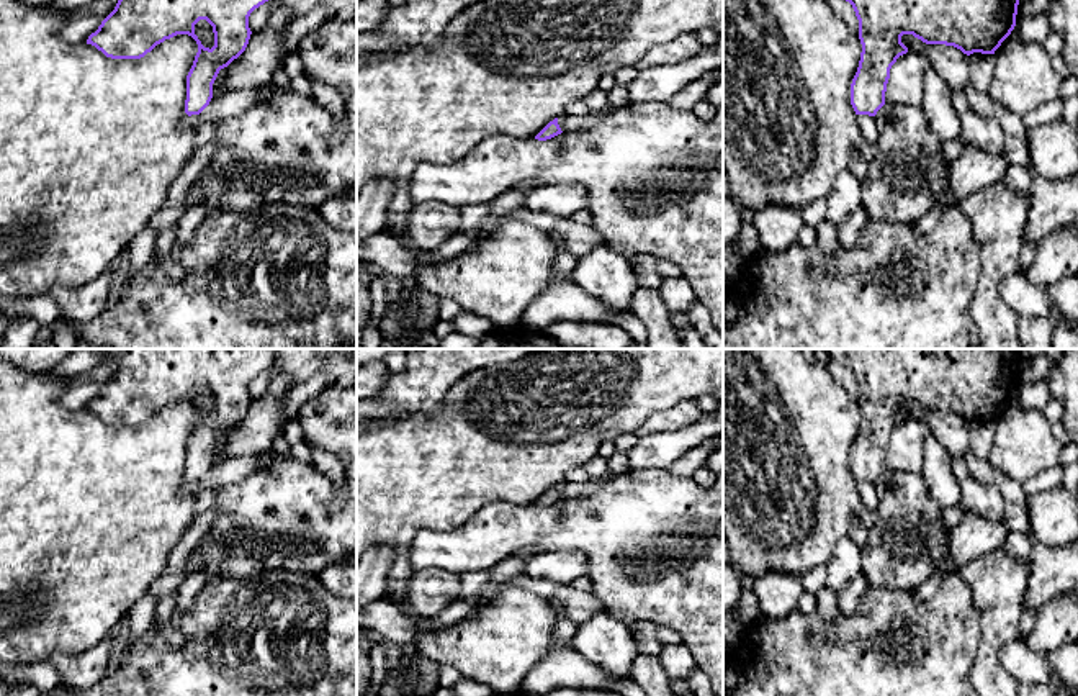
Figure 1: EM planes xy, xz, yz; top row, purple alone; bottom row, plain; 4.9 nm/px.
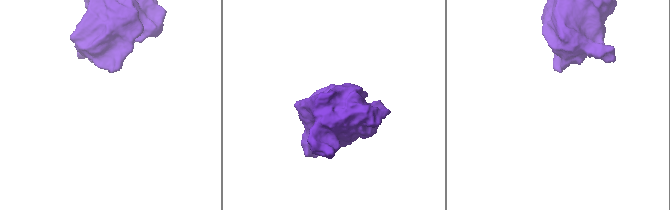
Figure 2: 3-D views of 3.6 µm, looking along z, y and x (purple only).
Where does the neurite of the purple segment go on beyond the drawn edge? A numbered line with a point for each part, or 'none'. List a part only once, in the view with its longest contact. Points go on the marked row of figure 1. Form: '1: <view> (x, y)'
none

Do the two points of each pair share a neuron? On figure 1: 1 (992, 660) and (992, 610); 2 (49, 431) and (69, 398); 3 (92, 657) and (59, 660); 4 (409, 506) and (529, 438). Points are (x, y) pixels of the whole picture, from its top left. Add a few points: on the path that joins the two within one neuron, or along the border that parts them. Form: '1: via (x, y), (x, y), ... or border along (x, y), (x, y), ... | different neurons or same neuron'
1: via (992, 647), (992, 623) | same neuron
2: border along (59, 397), (64, 406), (85, 411) | different neurons
3: via (84, 662), (67, 662) | same neuron
4: via (439, 477), (457, 459), (493, 438), (499, 438) | same neuron

